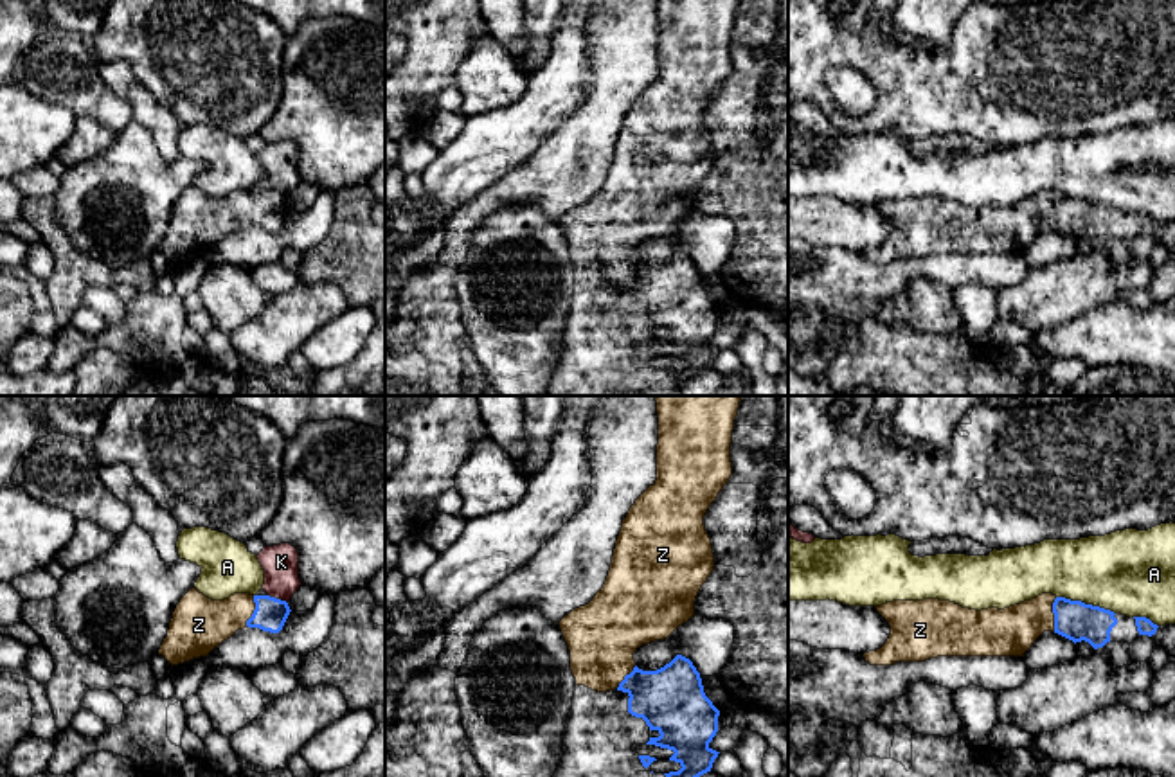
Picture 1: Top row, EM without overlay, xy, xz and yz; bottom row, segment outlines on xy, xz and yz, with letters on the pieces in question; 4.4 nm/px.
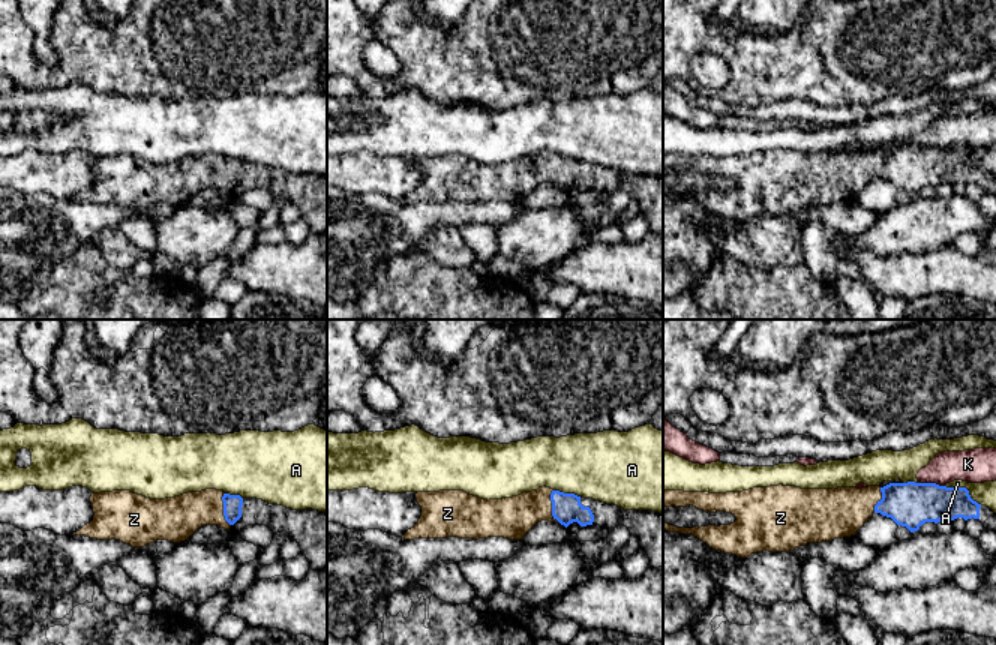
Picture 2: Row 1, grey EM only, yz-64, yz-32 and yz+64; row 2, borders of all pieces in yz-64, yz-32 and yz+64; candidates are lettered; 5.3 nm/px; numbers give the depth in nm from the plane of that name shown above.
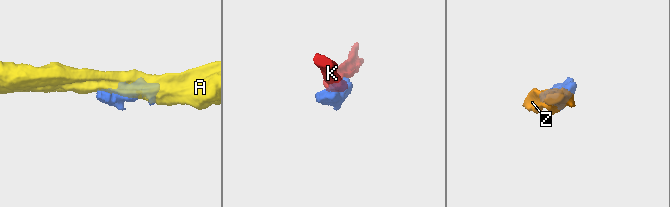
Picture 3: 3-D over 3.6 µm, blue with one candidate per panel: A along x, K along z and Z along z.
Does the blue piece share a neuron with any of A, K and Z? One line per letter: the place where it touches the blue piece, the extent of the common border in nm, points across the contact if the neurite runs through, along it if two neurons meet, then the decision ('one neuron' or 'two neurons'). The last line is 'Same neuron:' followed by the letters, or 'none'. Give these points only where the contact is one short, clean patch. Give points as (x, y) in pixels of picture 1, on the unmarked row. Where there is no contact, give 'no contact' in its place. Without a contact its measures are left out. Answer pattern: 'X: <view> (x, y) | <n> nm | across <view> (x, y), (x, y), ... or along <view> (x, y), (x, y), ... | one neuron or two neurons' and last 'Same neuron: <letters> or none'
A: yz (1084, 200) | 280 nm | two neurons
K: xy (278, 196) | 100 nm | two neurons
Z: yz (1055, 213) | 160 nm | one neuron
Same neuron: Z

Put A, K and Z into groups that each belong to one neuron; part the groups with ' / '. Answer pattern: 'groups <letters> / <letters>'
groups A / K / Z

